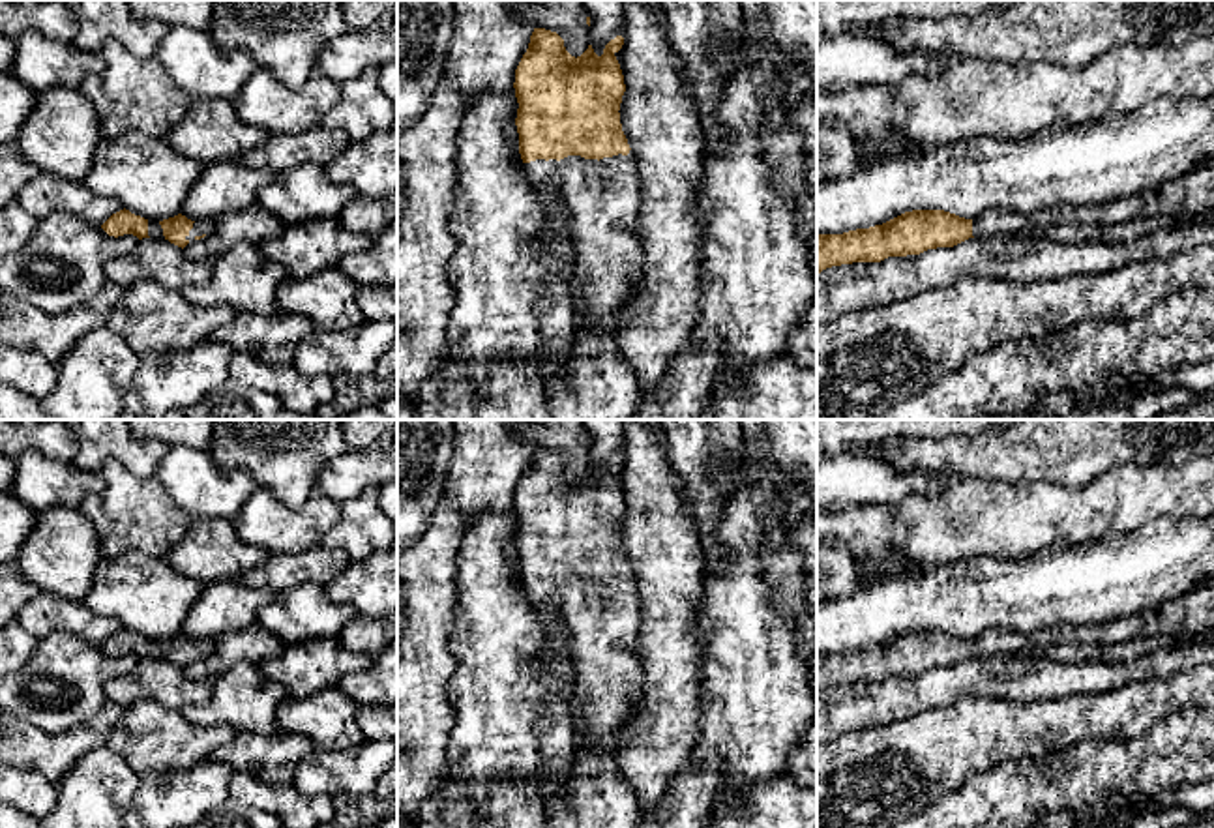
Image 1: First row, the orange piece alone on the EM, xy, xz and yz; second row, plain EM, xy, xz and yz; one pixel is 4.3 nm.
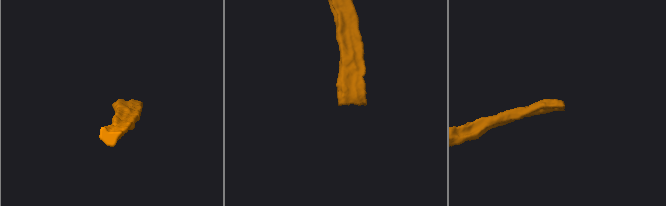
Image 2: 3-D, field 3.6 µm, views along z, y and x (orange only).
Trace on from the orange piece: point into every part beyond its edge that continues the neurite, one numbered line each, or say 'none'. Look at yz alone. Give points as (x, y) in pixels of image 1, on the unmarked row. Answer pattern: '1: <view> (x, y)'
1: yz (1186, 617)

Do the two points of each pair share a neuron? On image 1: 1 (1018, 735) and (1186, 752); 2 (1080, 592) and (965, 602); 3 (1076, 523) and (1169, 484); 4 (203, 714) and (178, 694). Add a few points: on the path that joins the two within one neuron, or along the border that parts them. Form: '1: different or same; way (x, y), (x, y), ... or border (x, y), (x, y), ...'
1: different; border (1125, 740), (1078, 740), (1038, 757)
2: same; way (1051, 592), (993, 592)
3: same; way (1098, 508), (1130, 495), (1147, 493)
4: different; border (212, 684), (207, 701), (180, 710)

